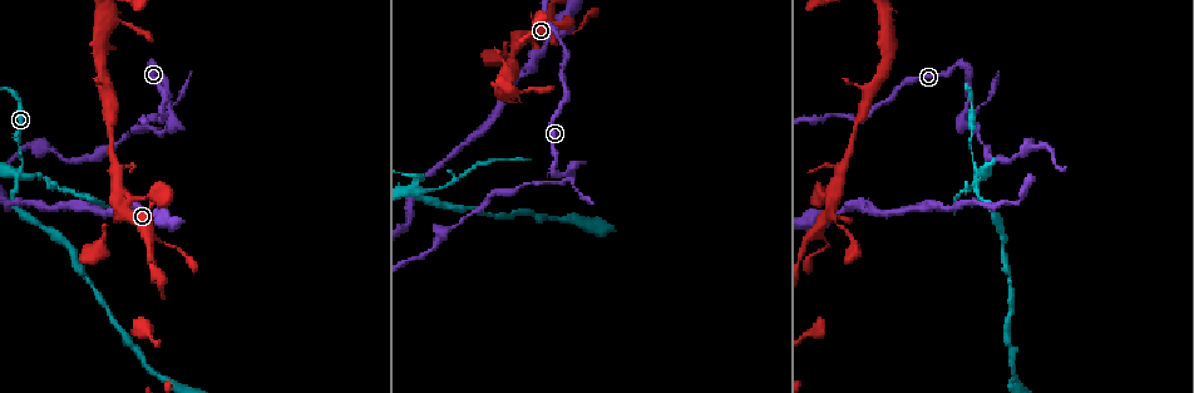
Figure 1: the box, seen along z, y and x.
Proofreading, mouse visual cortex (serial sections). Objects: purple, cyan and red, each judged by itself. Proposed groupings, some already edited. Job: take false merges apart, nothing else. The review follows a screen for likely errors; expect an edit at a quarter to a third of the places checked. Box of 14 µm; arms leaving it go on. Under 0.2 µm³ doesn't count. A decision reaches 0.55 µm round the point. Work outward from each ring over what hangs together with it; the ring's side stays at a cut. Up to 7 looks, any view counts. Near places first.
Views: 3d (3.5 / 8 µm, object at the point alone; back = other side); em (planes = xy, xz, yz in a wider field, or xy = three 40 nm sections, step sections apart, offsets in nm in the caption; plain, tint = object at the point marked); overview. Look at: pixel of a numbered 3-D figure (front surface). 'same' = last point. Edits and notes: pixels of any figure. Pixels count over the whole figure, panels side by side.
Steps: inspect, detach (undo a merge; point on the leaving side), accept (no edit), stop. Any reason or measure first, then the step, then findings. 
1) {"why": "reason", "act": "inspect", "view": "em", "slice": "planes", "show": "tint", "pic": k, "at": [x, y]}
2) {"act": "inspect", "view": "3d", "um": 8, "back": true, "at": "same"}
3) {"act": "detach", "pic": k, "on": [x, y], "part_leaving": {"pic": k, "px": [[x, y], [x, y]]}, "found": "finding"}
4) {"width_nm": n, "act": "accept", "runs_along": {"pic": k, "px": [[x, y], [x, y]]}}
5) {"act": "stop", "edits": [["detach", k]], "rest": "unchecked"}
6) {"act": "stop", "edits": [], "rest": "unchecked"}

{"why": "abrupt turn", "act": "inspect", "view": "3d", "um": 3.5, "pic": 1, "at": [21, 170]}

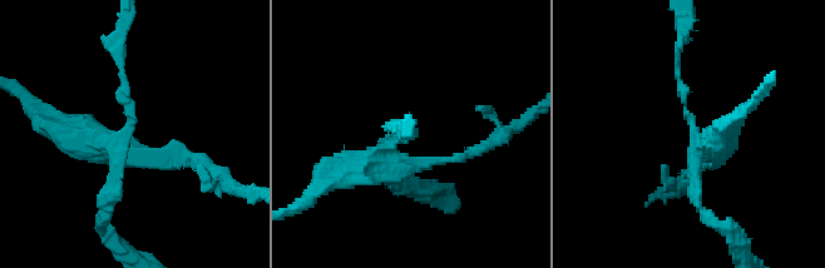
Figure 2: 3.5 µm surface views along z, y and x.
{"why": "now the EM", "act": "inspect", "view": "em", "slice": "xy", "step": 5, "show": "tint", "pic": 2, "at": [126, 135]}

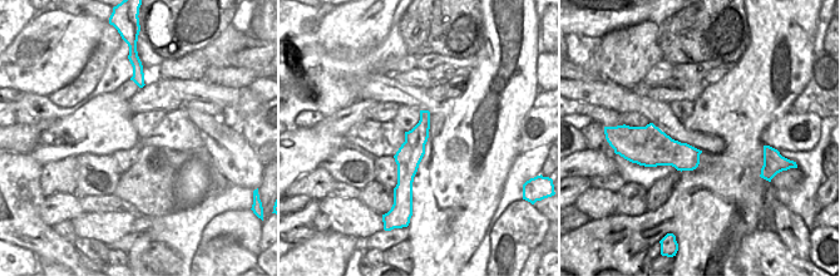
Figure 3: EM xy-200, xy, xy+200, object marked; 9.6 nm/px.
{"act": "inspect", "view": "em", "slice": "xy", "step": 3, "show": "tint", "at": "same"}

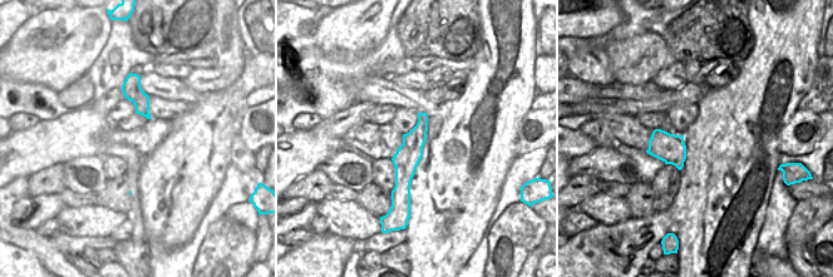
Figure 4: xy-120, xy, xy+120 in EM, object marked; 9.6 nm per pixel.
{"width_nm": 240, "act": "detach", "pic": 2, "on": [85, 120], "border": {"pic": 4, "px": [[410, 132], [415, 151], [395, 174]]}, "found": "a second cell is stuck on"}

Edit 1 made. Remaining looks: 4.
{"why": "calibre changes", "act": "inspect", "view": "3d", "um": 3.5, "pic": 1, "at": [836, 218]}

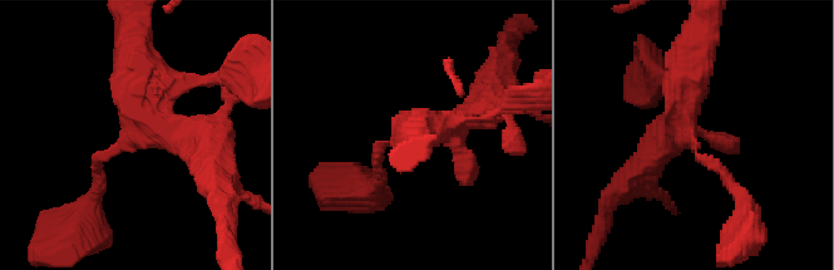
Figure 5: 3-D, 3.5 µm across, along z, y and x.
{"arms": 4, "arm_widths_nm": [150, 250, 350, 450], "why": "shape alone is not enough", "act": "inspect", "view": "em", "slice": "xy", "step": 3, "show": "tint", "pic": 5, "at": [126, 142]}

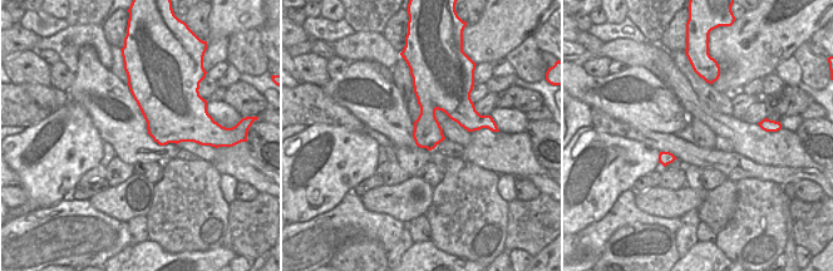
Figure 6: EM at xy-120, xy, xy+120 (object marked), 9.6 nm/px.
{"act": "accept", "runs_along": {"pic": 5, "px": [[475, 112], [386, 141], [375, 183]]}, "found": "one cell here"}

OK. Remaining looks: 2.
{"act": "inspect", "view": "em", "slice": "planes", "show": "tint", "pic": 1, "at": [958, 62]}

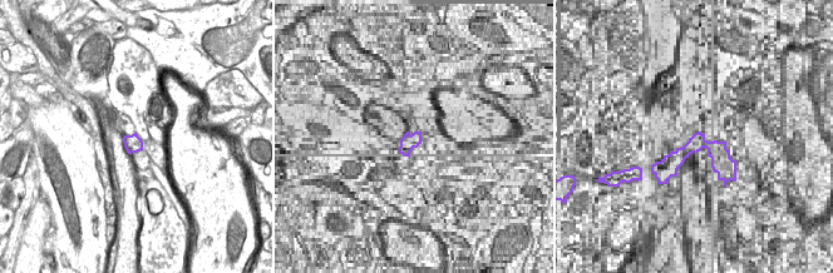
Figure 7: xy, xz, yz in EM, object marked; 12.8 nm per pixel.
{"why": "see where the arms go", "act": "inspect", "view": "3d", "um": 3.5, "at": "same"}

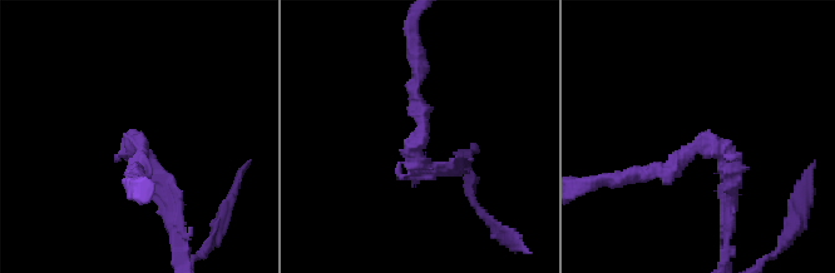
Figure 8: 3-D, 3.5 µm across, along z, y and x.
{"arm_widths_nm": [200, 250], "act": "detach", "pic": 8, "on": [166, 197], "part_leaving": {"pic": 8, "px": [[418, 163], [421, 169], [463, 165]]}, "found": "two cells meet here"}

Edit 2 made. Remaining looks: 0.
{"act": "stop", "edits": [["detach", 2], ["detach", 8]], "rest": "unchecked"}

